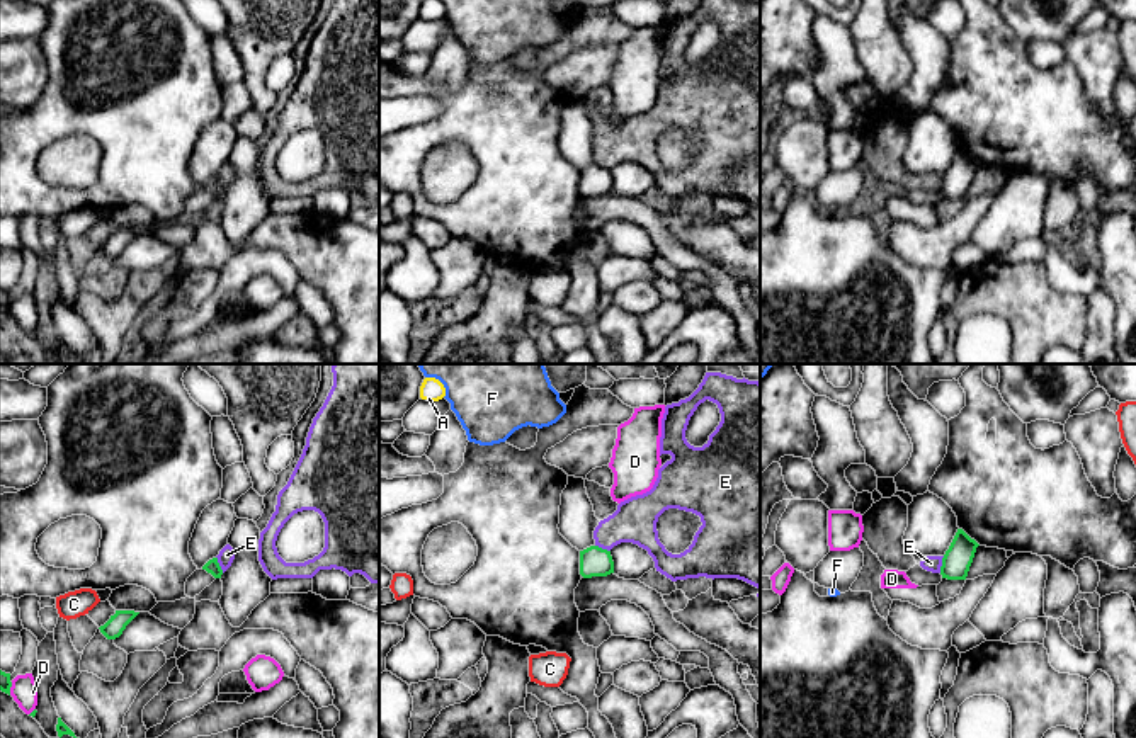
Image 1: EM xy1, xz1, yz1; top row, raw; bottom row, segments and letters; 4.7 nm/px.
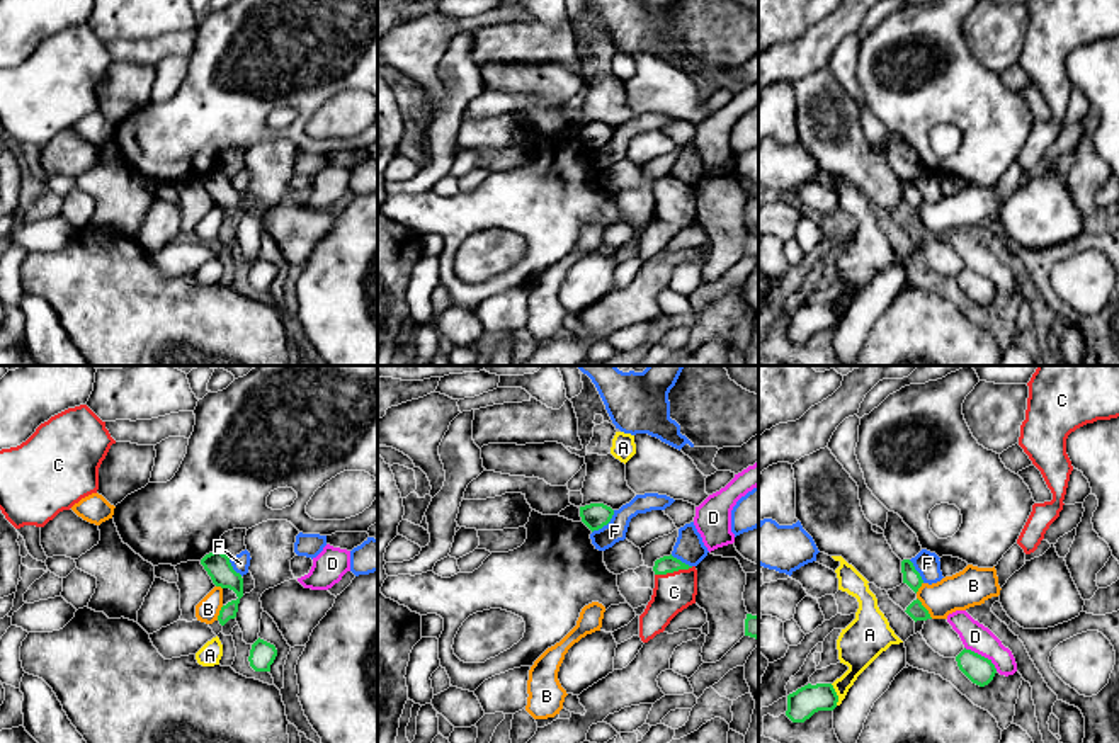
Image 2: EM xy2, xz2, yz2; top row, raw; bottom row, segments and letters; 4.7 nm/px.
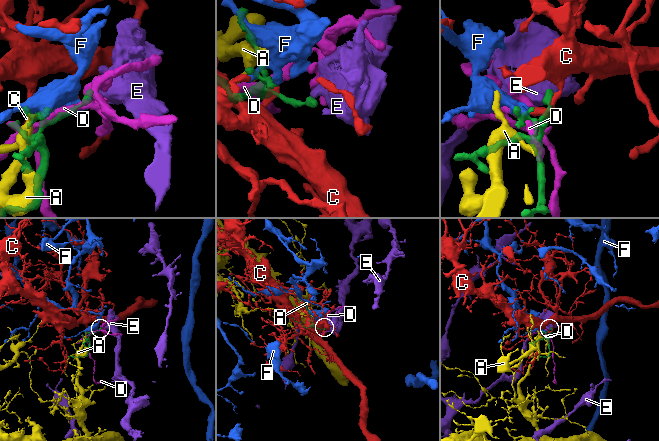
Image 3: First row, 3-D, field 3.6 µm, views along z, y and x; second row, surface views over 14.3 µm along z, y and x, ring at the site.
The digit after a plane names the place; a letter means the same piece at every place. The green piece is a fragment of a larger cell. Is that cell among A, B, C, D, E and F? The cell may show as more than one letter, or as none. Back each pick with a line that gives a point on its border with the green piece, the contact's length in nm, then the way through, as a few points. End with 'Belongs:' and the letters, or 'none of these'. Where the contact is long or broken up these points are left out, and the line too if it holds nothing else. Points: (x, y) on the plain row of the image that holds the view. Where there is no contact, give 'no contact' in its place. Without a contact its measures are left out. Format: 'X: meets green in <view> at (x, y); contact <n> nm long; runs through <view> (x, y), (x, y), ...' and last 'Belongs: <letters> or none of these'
C: meets green in xz2 at (674, 189); contact 190 nm long; runs through xz2 (665, 184), (674, 189), (674, 211)
Belongs: C

